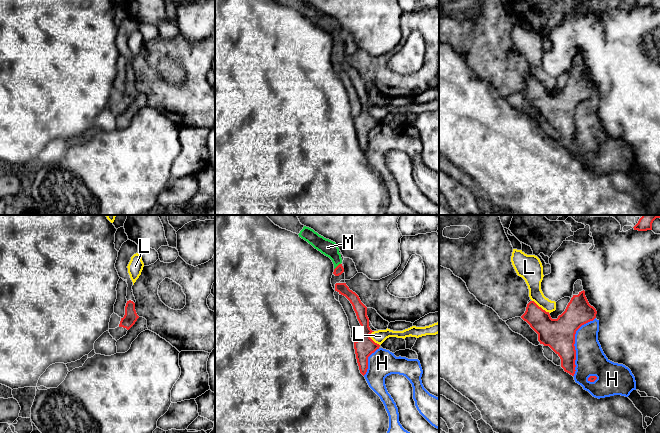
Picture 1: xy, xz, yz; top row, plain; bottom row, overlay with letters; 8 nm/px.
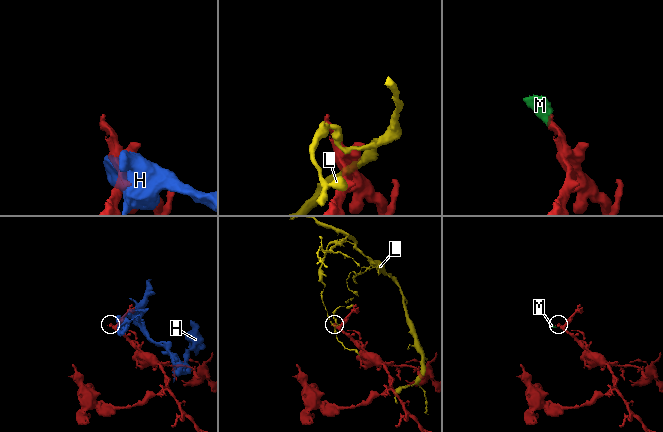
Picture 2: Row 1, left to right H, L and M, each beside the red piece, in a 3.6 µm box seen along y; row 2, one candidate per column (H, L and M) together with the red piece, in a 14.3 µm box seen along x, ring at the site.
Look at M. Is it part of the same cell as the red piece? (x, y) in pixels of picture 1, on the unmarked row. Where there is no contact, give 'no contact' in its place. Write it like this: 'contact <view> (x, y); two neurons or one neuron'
contact xz (337, 42); one neuron

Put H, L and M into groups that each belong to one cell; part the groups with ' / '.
H / L / M

